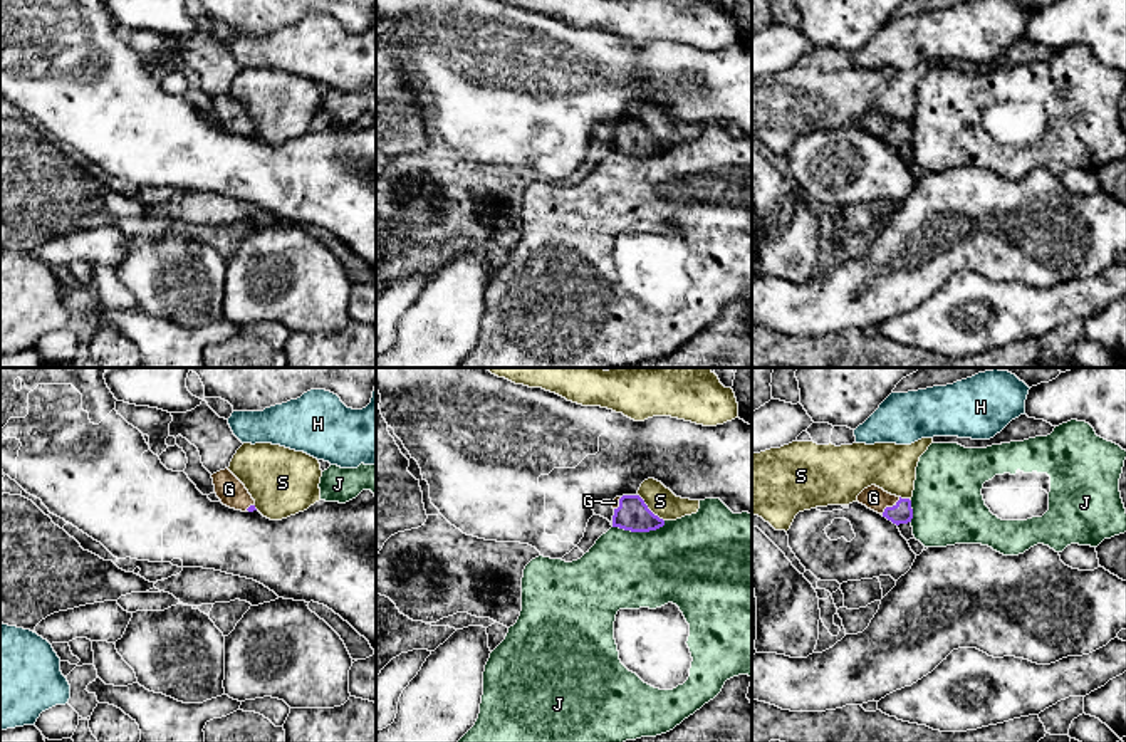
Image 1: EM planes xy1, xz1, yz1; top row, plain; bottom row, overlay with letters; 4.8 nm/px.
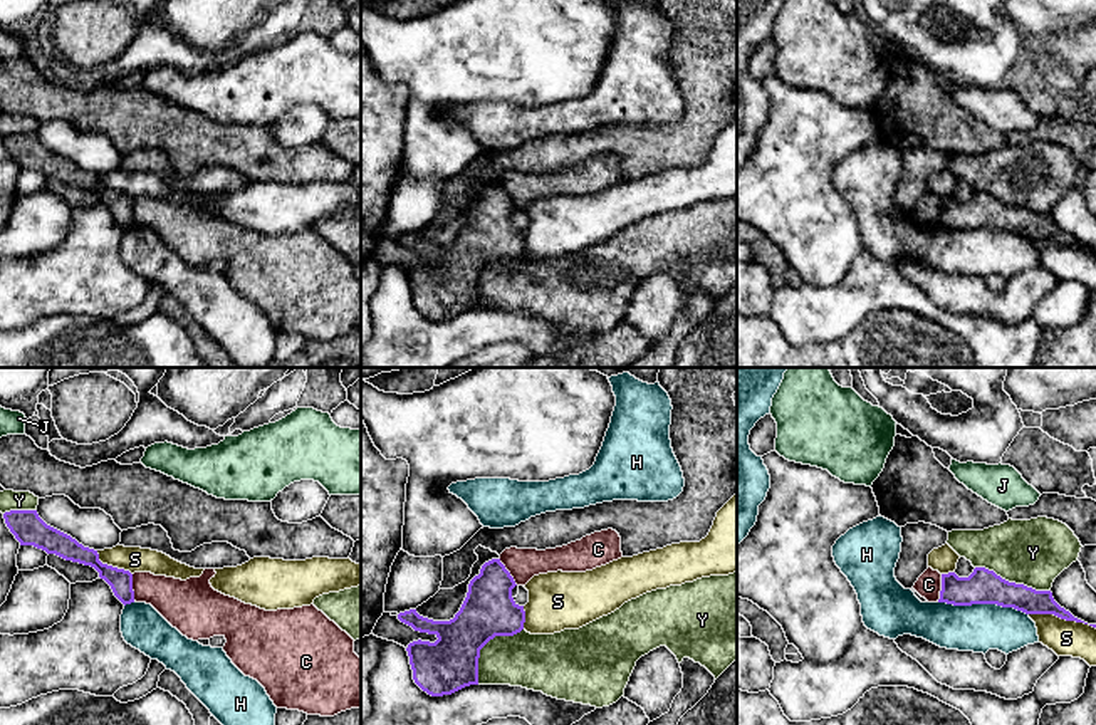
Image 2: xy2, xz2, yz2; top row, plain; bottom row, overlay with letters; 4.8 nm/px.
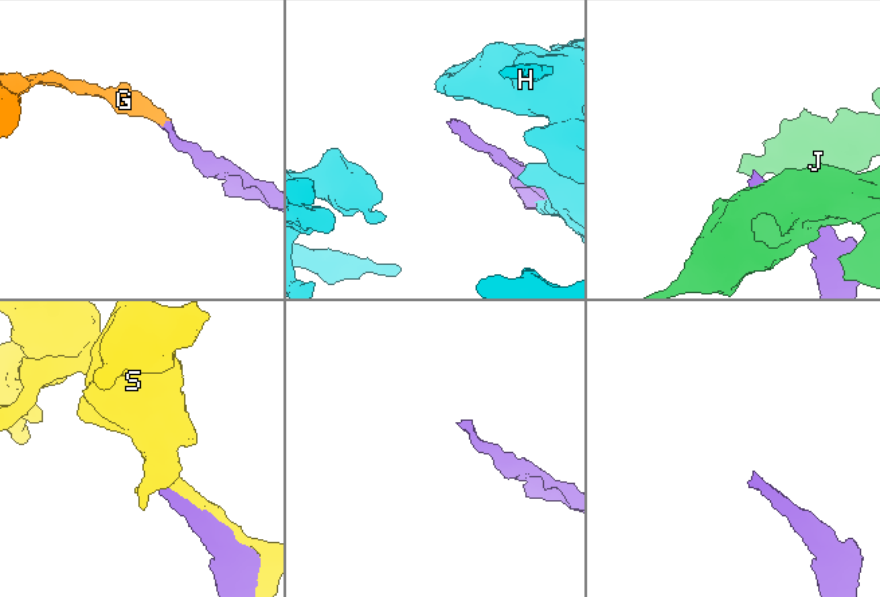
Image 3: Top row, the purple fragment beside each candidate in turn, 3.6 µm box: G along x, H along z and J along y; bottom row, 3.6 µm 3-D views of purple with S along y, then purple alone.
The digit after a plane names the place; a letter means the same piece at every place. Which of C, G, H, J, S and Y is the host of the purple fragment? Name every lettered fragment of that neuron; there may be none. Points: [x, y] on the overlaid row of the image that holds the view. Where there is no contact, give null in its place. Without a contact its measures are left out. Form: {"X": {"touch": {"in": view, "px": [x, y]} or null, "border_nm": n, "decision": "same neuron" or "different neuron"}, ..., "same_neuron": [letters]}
{"C": {"touch": {"in": "yz2", "px": [942, 588]}, "border_nm": 140, "decision": "different neuron"}, "G": {"touch": {"in": "yz1", "px": [890, 507]}, "border_nm": 130, "decision": "same neuron"}, "H": {"touch": {"in": "yz2", "px": [984, 603]}, "border_nm": 440, "decision": "different neuron"}, "J": {"touch": {"in": "xz1", "px": [640, 531]}, "border_nm": 260, "decision": "different neuron"}, "S": {"touch": {"in": "yz2", "px": [1063, 618]}, "border_nm": 320, "decision": "different neuron"}, "Y": {"touch": {"in": "xz2", "px": [484, 645]}, "border_nm": 340, "decision": "different neuron"}, "same_neuron": ["G"]}

